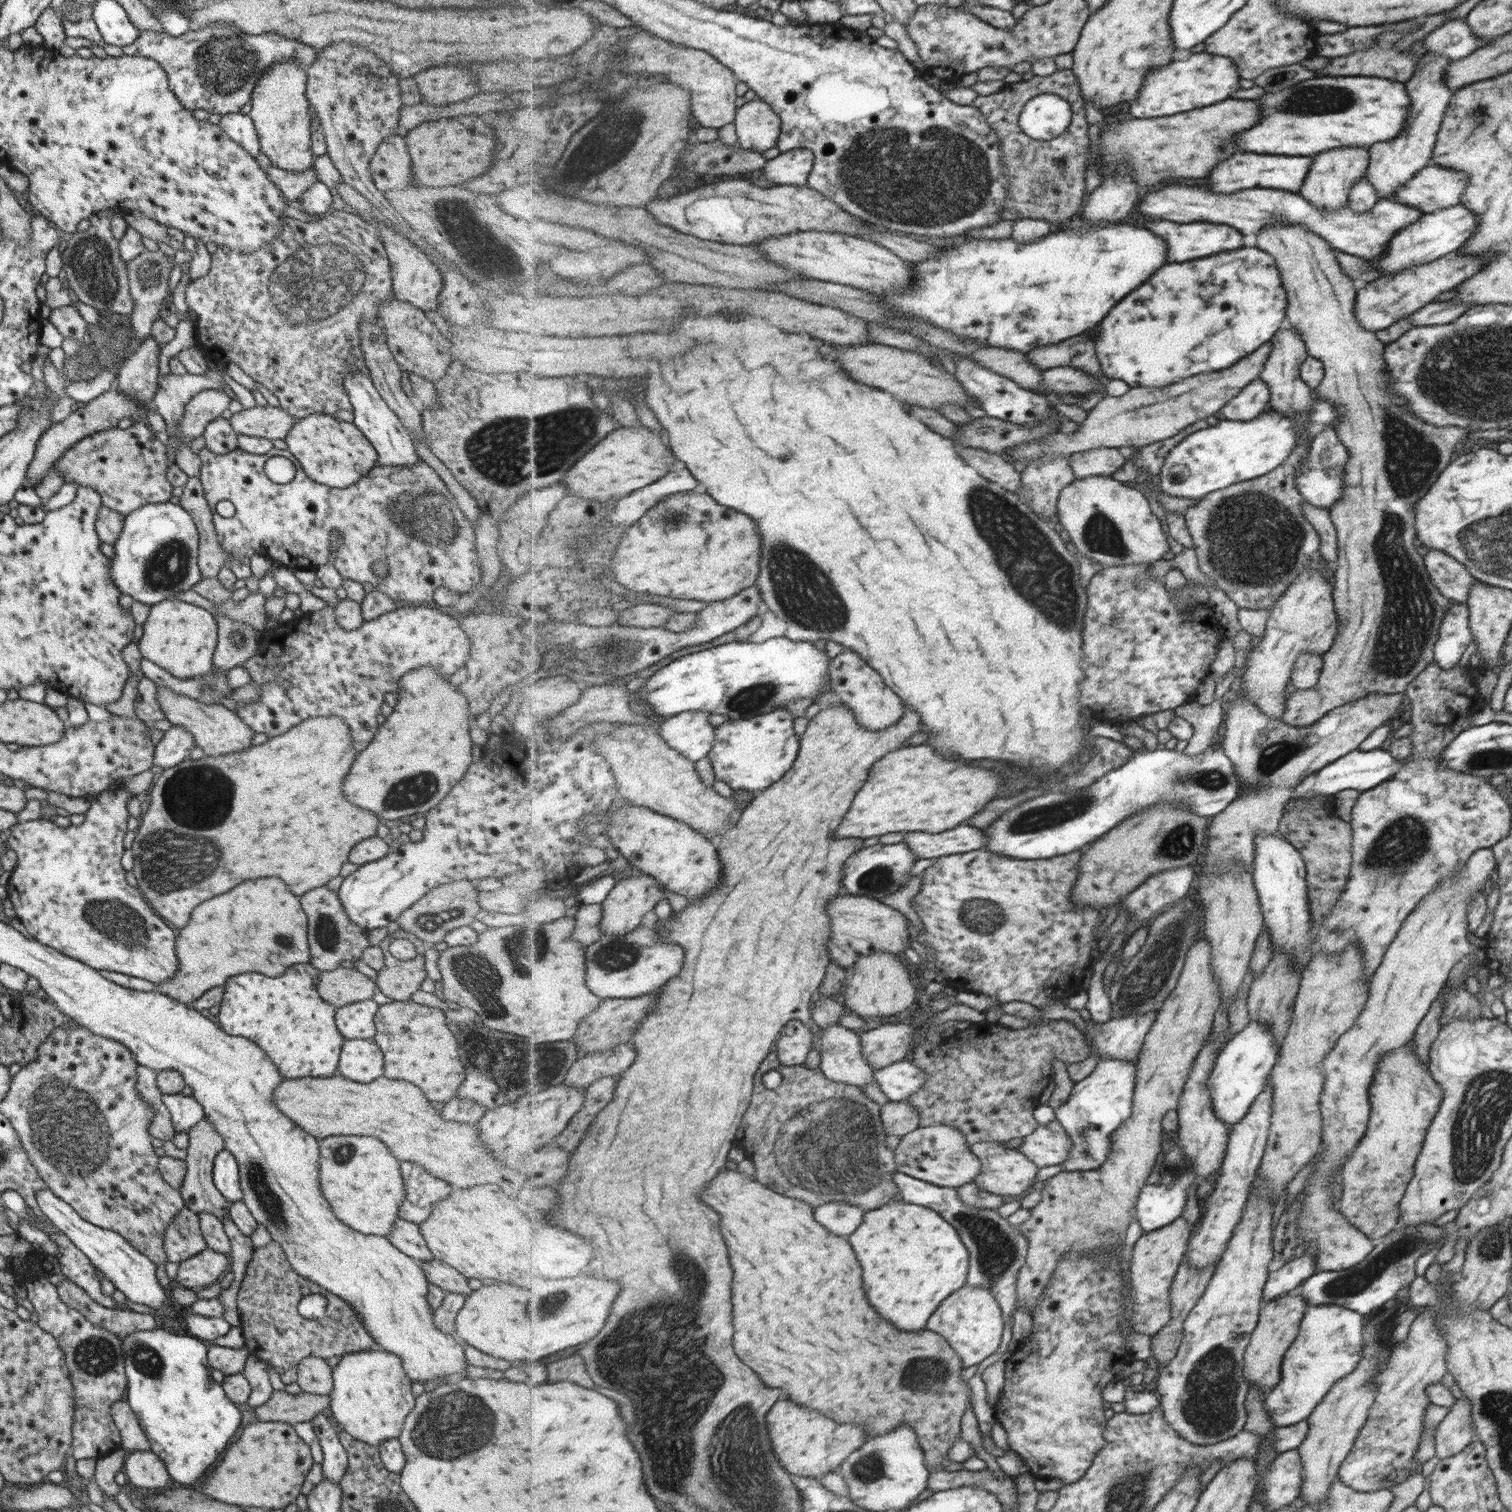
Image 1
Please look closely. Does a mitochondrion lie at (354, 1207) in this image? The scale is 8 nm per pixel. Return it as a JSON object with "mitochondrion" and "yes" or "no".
{"mitochondrion":"no"}

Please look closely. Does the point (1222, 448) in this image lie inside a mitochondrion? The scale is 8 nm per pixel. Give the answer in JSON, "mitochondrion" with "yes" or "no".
{"mitochondrion":"no"}

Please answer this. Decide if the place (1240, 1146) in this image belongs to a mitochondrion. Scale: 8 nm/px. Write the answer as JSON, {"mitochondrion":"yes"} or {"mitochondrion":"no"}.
{"mitochondrion":"no"}

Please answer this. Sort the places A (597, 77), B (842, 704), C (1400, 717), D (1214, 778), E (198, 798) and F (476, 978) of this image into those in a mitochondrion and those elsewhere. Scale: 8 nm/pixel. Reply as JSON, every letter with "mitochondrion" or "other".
{"A":"mitochondrion","B":"other","C":"other","D":"mitochondrion","E":"mitochondrion","F":"mitochondrion"}

